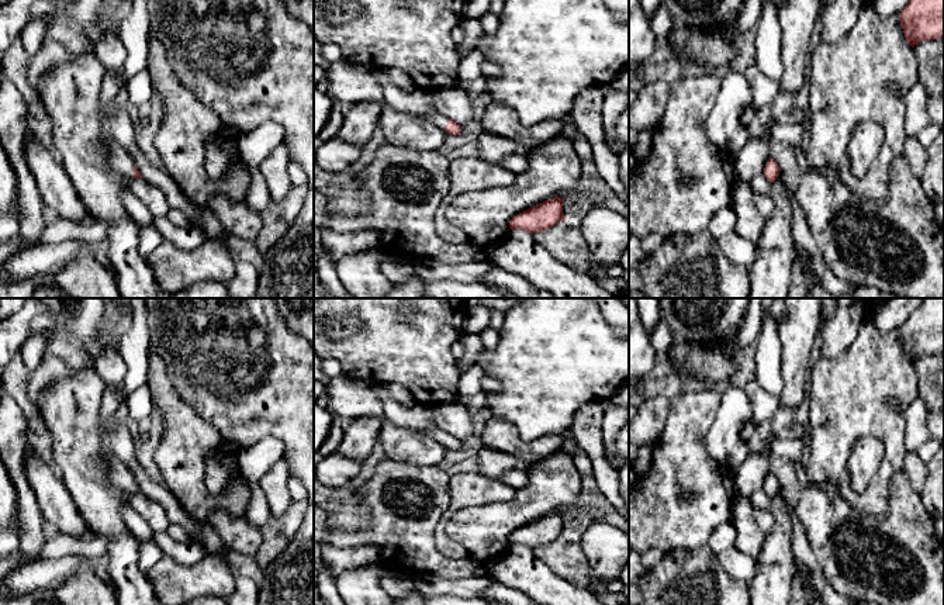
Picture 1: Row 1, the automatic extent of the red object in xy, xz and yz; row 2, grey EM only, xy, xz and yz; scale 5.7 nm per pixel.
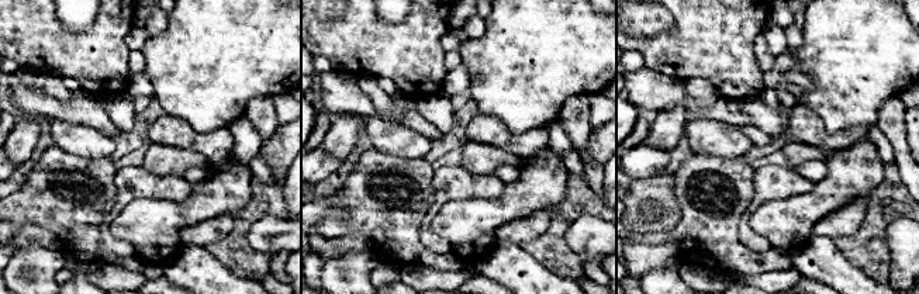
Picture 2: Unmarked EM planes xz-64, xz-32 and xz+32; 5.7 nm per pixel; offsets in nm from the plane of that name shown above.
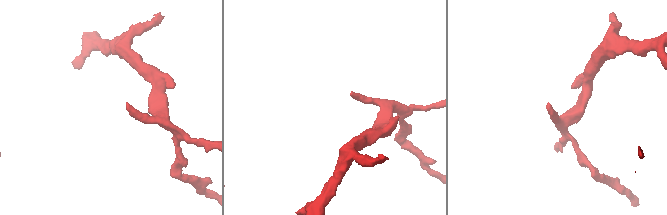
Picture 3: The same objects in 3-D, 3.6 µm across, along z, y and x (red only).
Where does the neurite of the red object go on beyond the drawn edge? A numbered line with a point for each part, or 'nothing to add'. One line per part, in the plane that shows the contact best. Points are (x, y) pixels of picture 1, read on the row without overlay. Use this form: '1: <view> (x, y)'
1: xy (118, 473)

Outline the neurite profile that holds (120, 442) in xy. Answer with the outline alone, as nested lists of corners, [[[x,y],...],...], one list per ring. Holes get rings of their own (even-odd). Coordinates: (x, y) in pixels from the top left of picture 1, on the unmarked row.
[[[121,425],[110,432],[104,439],[114,457],[127,464],[131,470],[134,480],[138,483],[142,495],[156,501],[166,511],[170,523],[180,525],[190,536],[197,536],[204,547],[212,553],[227,556],[228,546],[221,536],[211,526],[198,526],[183,509],[174,494],[166,487],[153,483],[136,461],[136,446],[132,440],[127,425]]]

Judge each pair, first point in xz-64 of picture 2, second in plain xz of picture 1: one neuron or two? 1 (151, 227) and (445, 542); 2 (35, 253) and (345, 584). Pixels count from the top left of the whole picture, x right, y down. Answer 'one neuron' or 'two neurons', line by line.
1: two neurons
2: one neuron

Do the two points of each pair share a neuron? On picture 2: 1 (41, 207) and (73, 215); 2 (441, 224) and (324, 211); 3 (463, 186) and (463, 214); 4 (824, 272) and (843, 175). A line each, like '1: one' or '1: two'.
1: one
2: two
3: two
4: two

